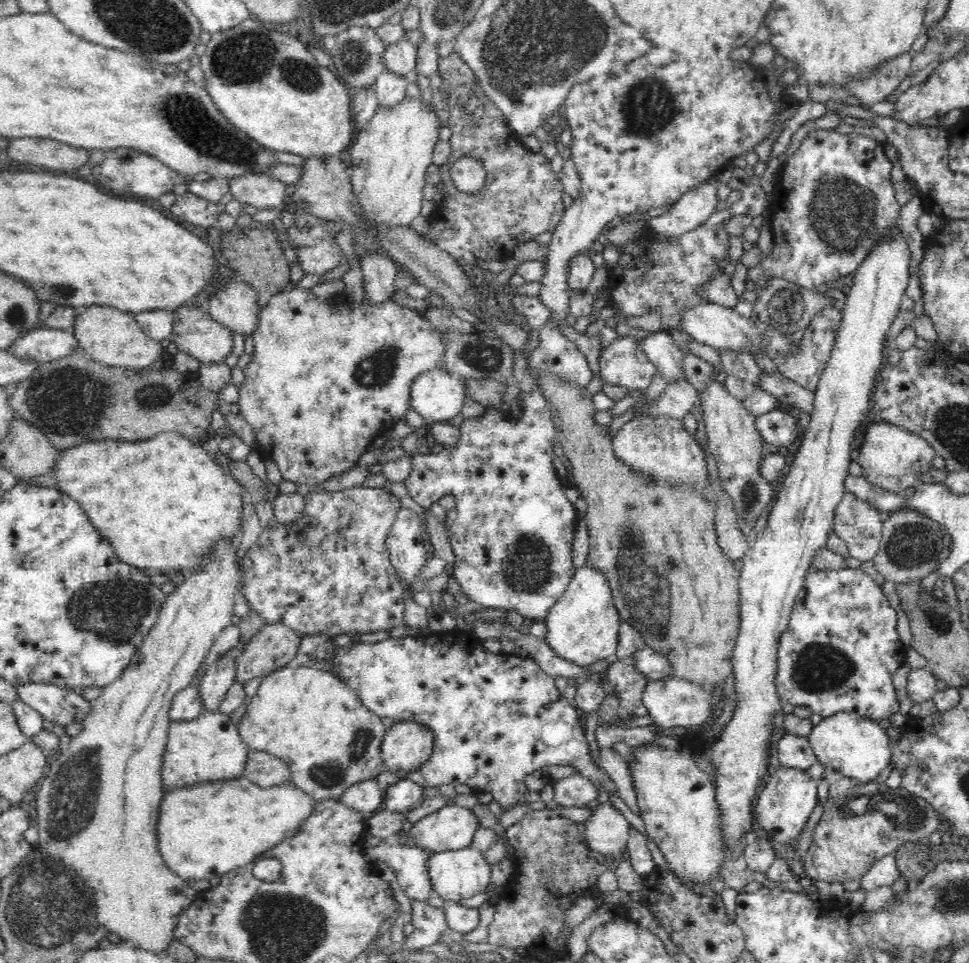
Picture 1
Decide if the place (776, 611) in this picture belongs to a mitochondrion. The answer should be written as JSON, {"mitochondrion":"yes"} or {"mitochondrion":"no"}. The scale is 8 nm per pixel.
{"mitochondrion":"no"}

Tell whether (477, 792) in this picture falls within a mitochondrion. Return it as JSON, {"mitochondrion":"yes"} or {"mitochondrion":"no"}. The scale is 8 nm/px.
{"mitochondrion":"no"}

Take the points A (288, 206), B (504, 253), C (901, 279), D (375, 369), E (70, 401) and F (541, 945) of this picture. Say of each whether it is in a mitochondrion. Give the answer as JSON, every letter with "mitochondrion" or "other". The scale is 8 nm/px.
{"A":"other","B":"other","C":"other","D":"mitochondrion","E":"mitochondrion","F":"other"}

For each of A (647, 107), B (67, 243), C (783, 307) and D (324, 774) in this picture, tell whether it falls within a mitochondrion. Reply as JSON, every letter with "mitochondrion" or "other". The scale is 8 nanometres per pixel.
{"A":"mitochondrion","B":"other","C":"mitochondrion","D":"mitochondrion"}

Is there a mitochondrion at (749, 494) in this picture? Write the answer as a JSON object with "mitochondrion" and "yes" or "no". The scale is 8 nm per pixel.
{"mitochondrion":"yes"}

